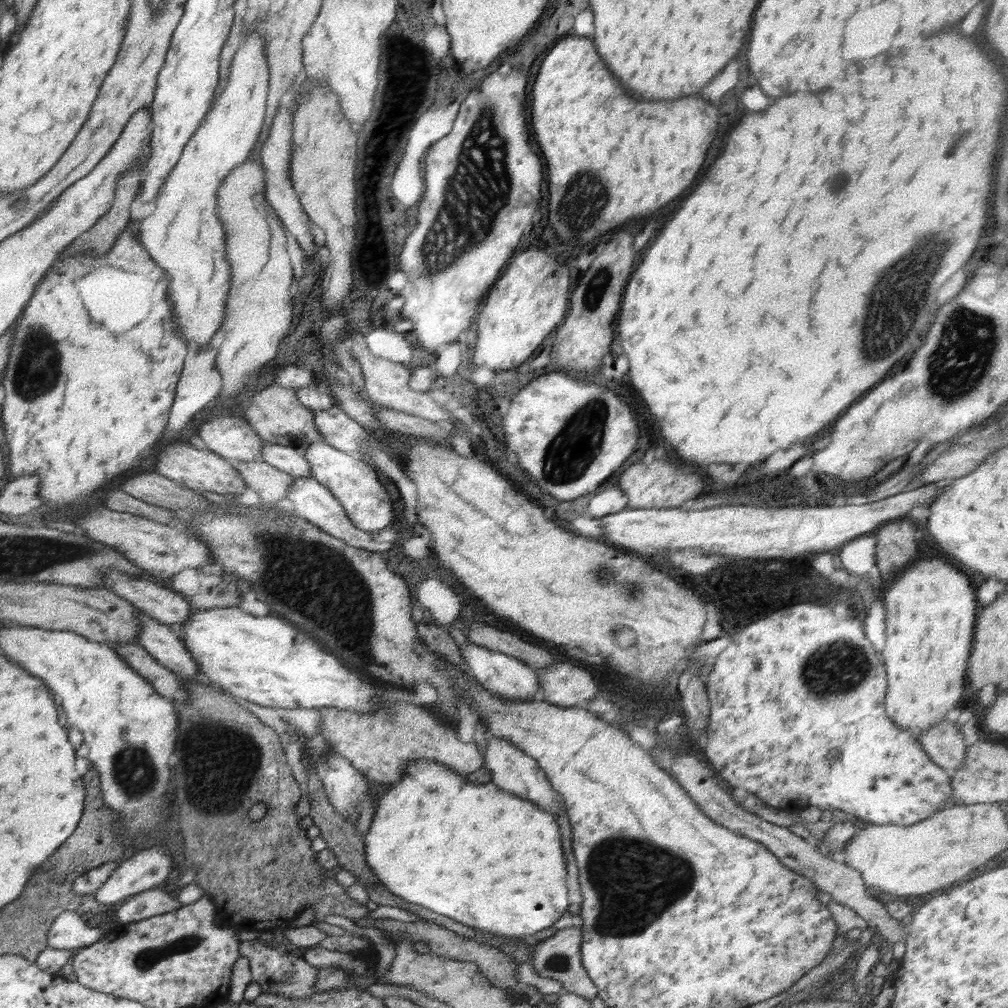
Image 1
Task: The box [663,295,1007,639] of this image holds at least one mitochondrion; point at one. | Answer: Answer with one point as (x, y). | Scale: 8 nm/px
(959, 365)

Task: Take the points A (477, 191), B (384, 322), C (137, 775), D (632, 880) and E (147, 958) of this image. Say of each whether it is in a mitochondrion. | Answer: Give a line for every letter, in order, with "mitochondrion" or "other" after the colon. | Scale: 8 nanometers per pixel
A: mitochondrion
B: other
C: mitochondrion
D: mitochondrion
E: mitochondrion

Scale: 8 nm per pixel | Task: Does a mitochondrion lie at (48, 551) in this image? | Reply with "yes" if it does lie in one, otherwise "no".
yes

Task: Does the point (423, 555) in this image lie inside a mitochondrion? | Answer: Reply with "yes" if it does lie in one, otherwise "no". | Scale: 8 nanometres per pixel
no

